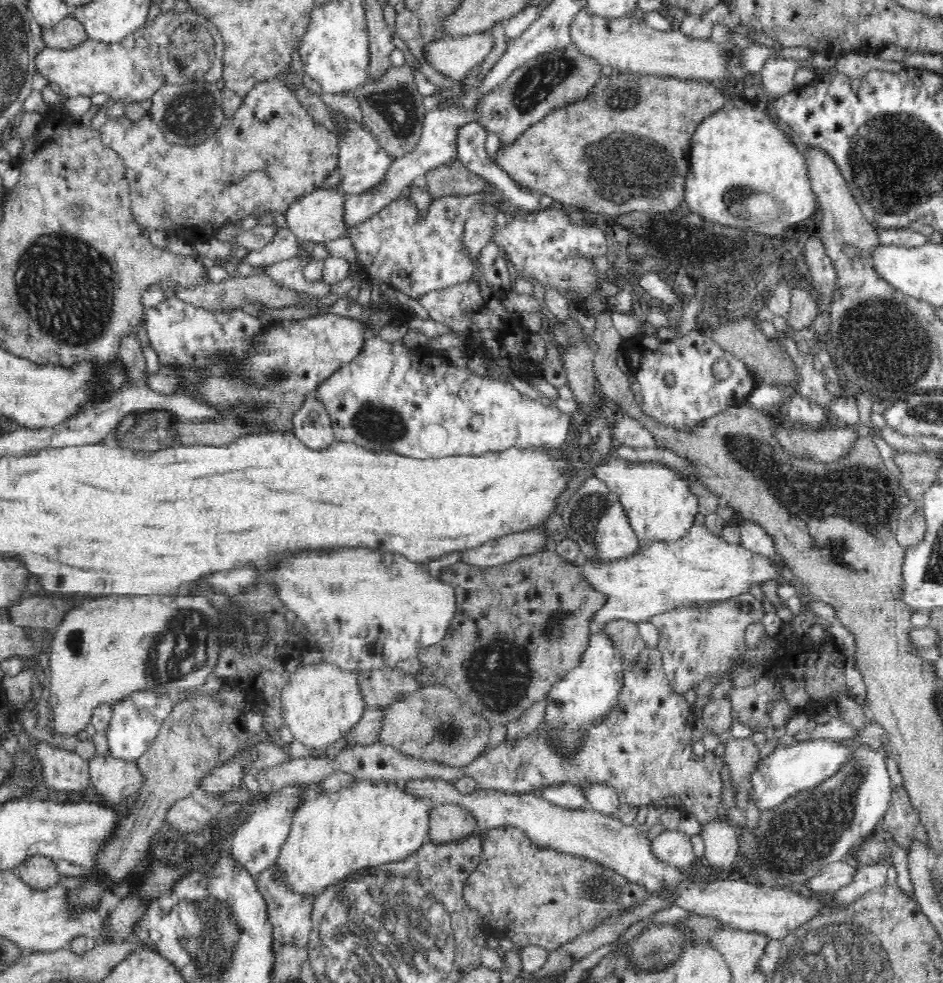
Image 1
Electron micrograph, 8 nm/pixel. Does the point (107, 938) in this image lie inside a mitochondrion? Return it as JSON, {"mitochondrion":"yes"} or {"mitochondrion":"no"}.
{"mitochondrion":"no"}

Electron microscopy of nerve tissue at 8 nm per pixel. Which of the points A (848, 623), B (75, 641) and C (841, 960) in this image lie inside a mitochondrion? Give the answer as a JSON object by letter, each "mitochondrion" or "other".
{"A":"other","B":"other","C":"mitochondrion"}

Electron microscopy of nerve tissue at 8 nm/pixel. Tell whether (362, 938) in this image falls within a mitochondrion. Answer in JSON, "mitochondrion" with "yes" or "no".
{"mitochondrion":"yes"}

